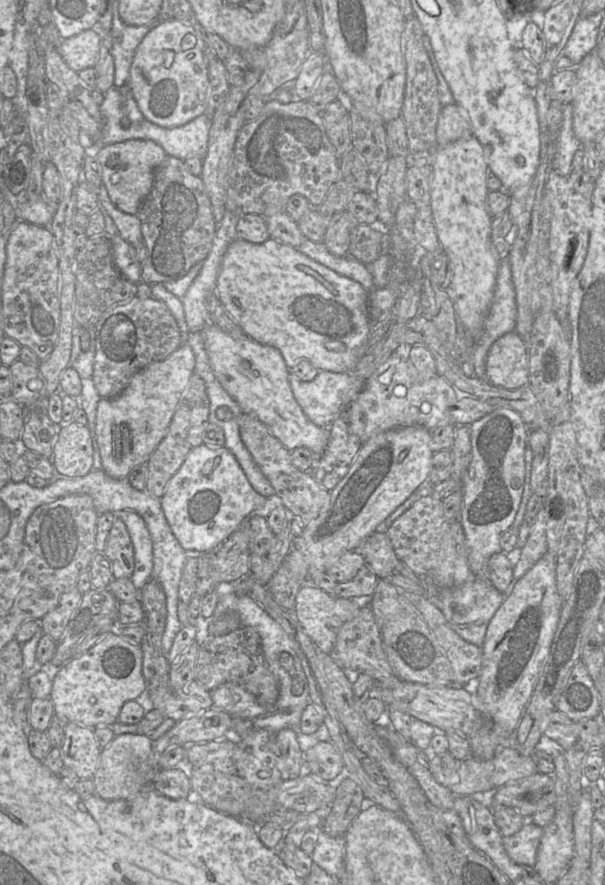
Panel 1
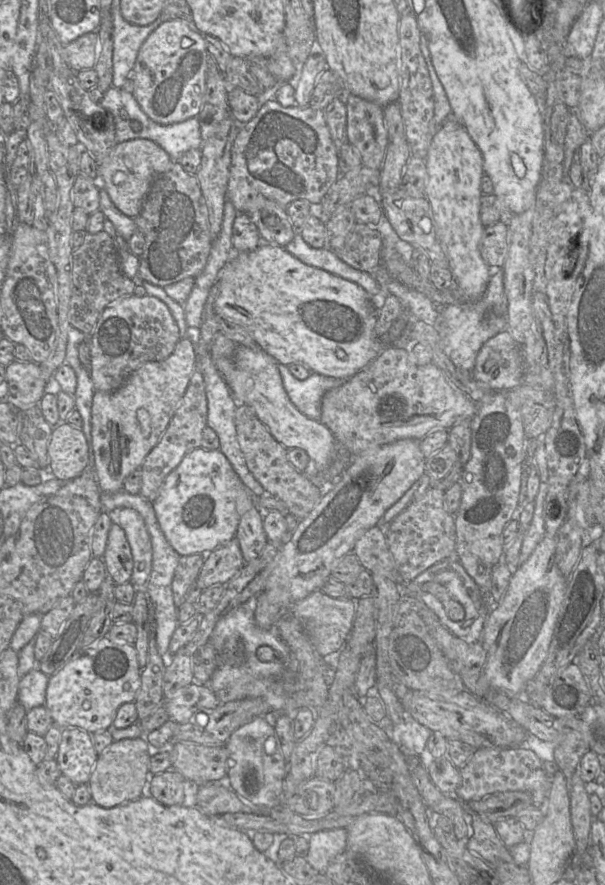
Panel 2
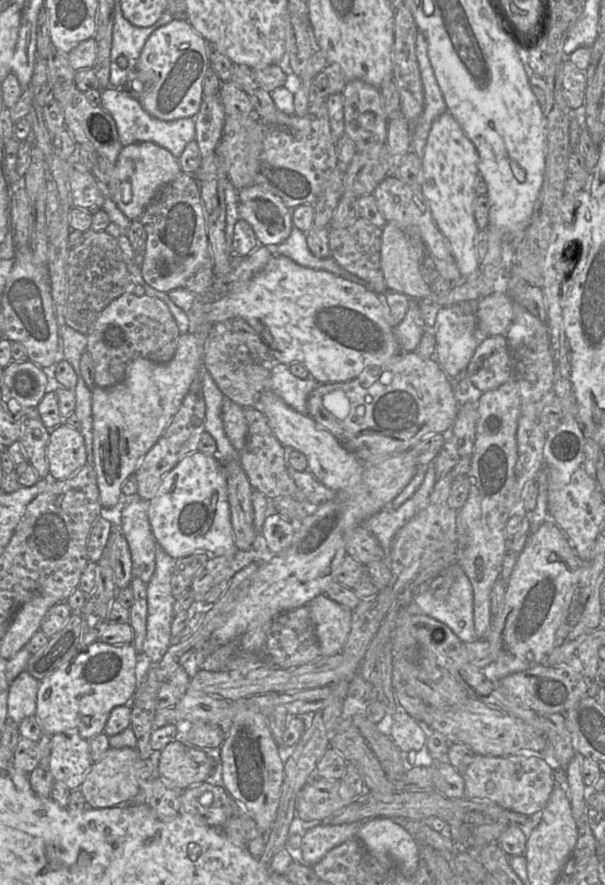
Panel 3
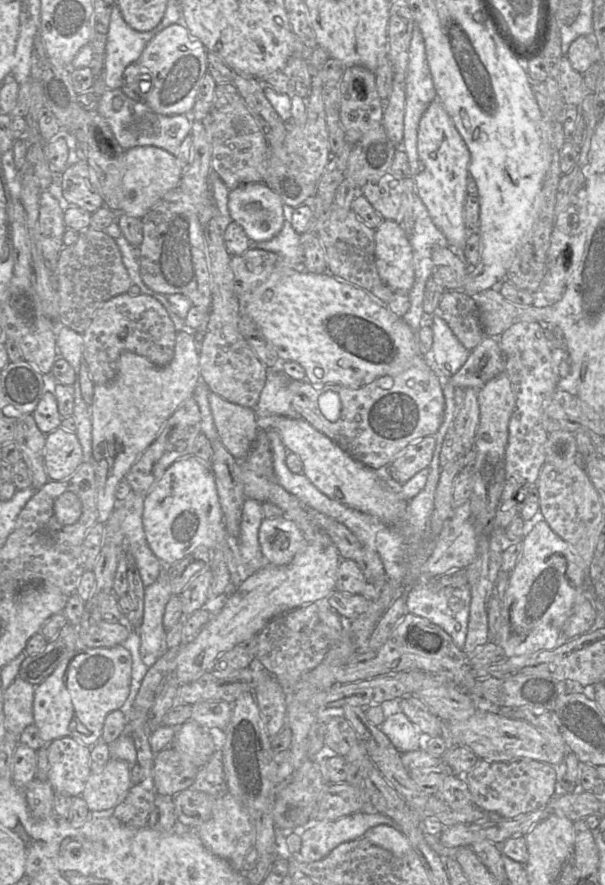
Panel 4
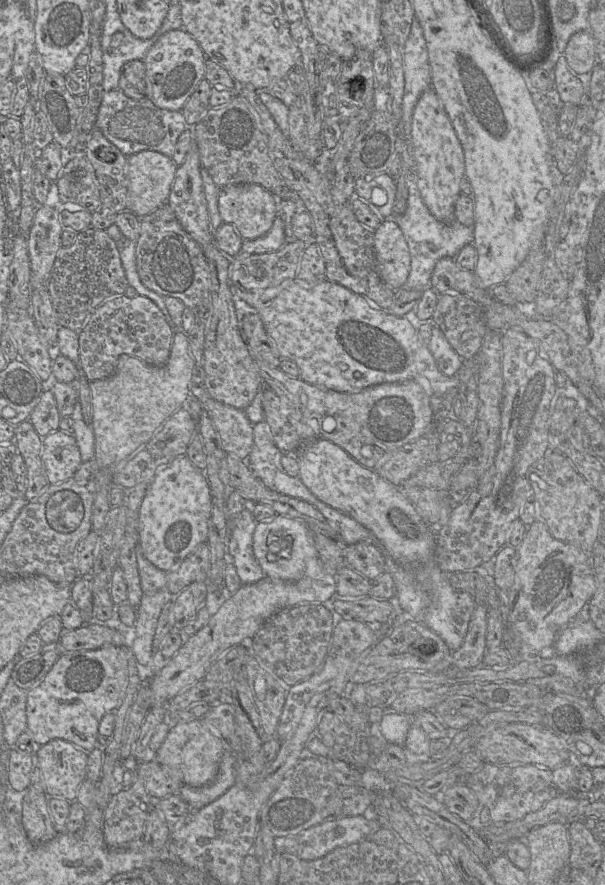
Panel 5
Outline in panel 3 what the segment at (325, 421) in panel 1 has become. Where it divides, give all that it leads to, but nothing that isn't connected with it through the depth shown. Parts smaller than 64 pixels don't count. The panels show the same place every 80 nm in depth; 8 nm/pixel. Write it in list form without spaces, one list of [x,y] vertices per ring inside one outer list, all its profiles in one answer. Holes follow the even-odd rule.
[[[277,362],[270,369],[268,388],[301,414],[307,414],[307,397],[318,385],[312,377],[301,379],[294,376],[287,364]]]

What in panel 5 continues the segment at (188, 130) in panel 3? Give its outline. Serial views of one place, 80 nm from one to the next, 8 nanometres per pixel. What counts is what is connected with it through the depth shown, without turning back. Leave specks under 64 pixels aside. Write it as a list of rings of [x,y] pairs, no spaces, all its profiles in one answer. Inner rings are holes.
[[[115,89],[104,91],[96,128],[126,156],[152,150],[172,157],[179,136],[188,126],[181,111],[159,108],[147,97],[135,100],[126,96],[122,90]]]

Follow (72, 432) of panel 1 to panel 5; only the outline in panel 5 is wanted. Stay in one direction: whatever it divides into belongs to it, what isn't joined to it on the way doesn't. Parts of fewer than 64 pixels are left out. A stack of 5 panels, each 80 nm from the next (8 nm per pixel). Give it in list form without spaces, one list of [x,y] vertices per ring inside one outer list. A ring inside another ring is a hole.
[[[58,428],[42,439],[41,460],[49,484],[69,479],[82,463],[76,439],[72,434]]]

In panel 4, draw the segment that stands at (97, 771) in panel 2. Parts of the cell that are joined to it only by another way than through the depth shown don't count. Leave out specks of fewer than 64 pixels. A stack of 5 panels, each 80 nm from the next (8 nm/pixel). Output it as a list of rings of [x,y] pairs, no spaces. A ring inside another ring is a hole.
[[[110,758],[99,773],[91,773],[81,797],[91,812],[111,811],[132,787],[127,762]]]

